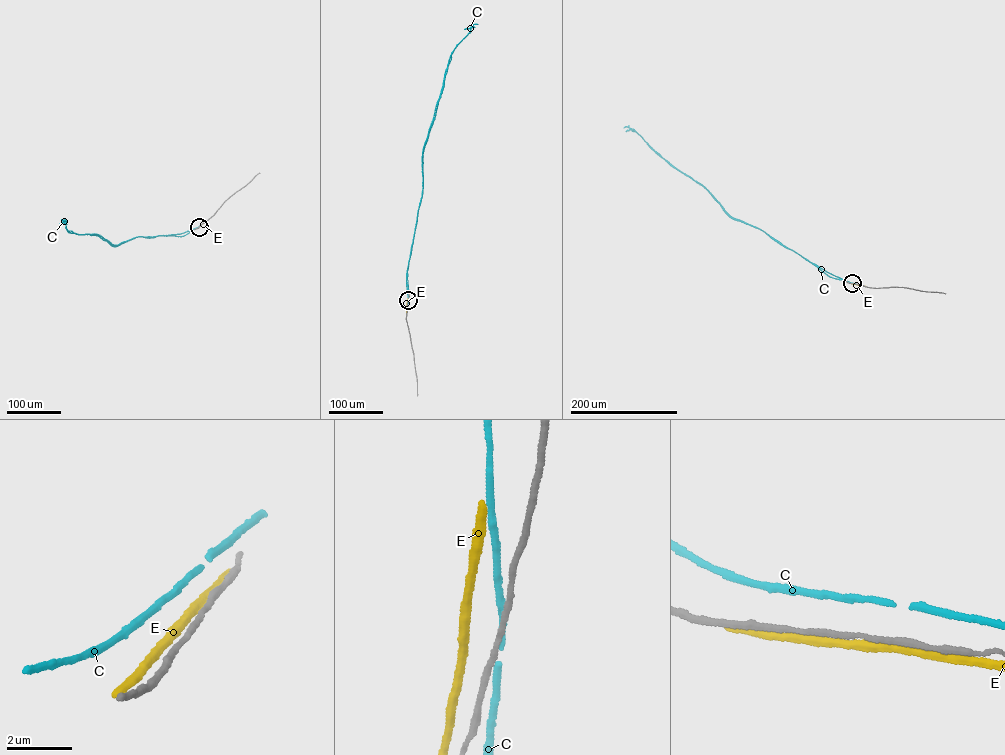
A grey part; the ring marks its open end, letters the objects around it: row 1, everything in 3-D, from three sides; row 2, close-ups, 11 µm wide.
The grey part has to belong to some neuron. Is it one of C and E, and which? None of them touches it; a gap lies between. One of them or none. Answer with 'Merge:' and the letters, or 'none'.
Merge: C

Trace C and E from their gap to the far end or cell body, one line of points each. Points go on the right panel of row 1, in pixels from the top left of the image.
C: (852, 283), (828, 272), (758, 228), (731, 217), (703, 185), (663, 158), (704, 187), (728, 215), (738, 220)
E: (852, 283), (866, 286)

